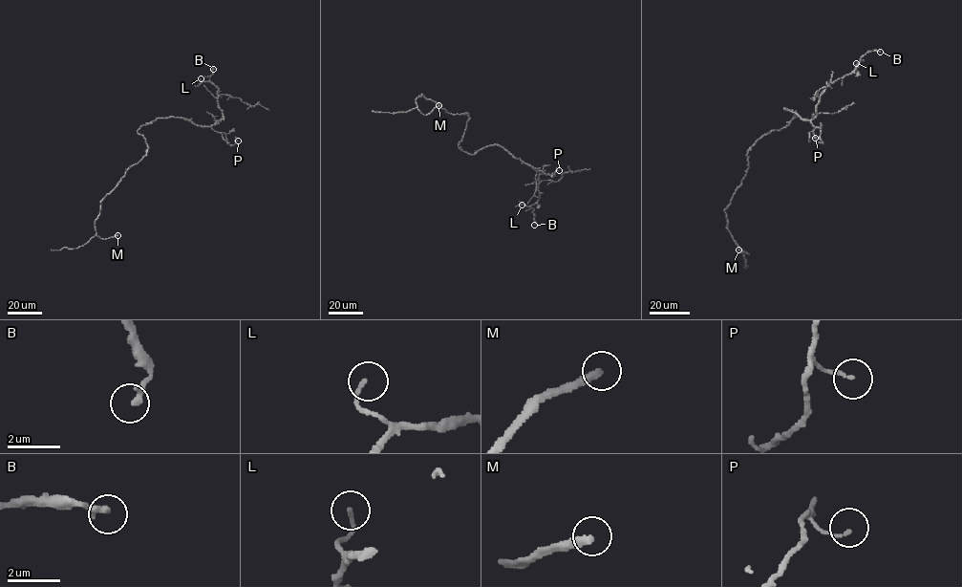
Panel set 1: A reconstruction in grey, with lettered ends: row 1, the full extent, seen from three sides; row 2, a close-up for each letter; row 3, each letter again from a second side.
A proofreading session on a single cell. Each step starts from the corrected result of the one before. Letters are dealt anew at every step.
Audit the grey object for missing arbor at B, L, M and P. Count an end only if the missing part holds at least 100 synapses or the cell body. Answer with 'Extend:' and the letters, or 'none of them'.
Extend: M

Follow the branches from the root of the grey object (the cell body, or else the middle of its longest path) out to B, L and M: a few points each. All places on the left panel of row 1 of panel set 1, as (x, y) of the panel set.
B: (138, 133), (141, 126), (167, 117), (203, 126), (219, 121), (219, 88), (209, 80), (213, 69)
L: (138, 133), (141, 126), (167, 117), (181, 117), (203, 126), (219, 121), (223, 113), (219, 88), (201, 78)
M: (138, 133), (145, 139), (146, 155), (127, 170), (101, 201), (95, 222), (96, 234), (100, 238), (117, 235)

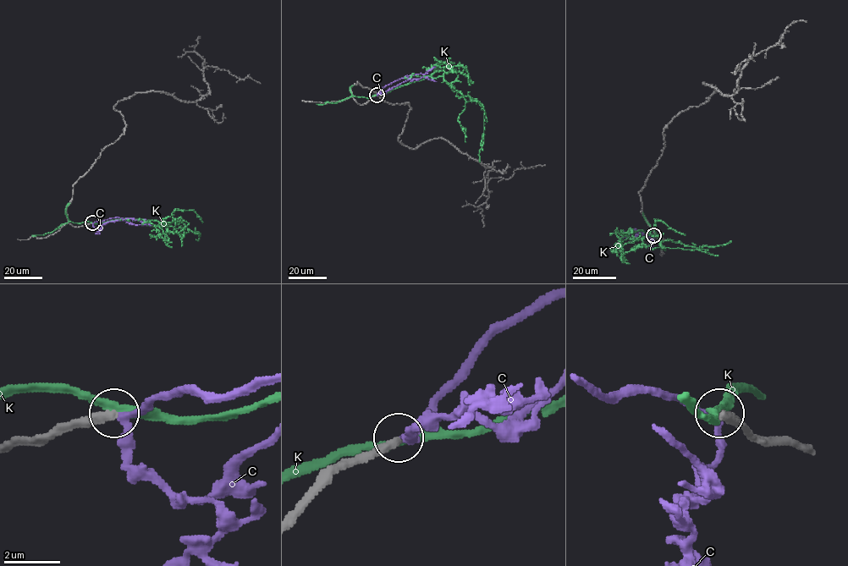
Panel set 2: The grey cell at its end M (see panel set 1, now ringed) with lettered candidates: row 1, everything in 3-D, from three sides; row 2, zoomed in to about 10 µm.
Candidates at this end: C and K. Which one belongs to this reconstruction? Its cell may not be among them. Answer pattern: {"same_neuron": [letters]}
{"same_neuron": ["C"]}

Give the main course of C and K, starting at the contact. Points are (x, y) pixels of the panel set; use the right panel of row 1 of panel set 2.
C: (653, 236), (652, 242), (647, 235), (636, 232), (633, 238), (638, 239)
K: (653, 235), (642, 230), (625, 235), (638, 240), (649, 233), (661, 235), (662, 247), (698, 250), (731, 241)

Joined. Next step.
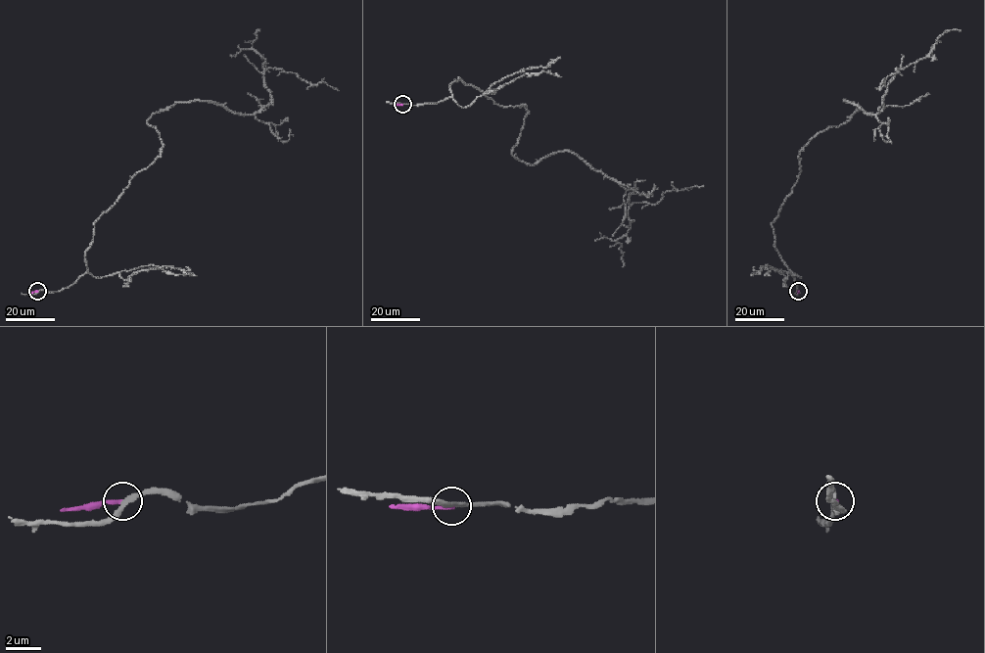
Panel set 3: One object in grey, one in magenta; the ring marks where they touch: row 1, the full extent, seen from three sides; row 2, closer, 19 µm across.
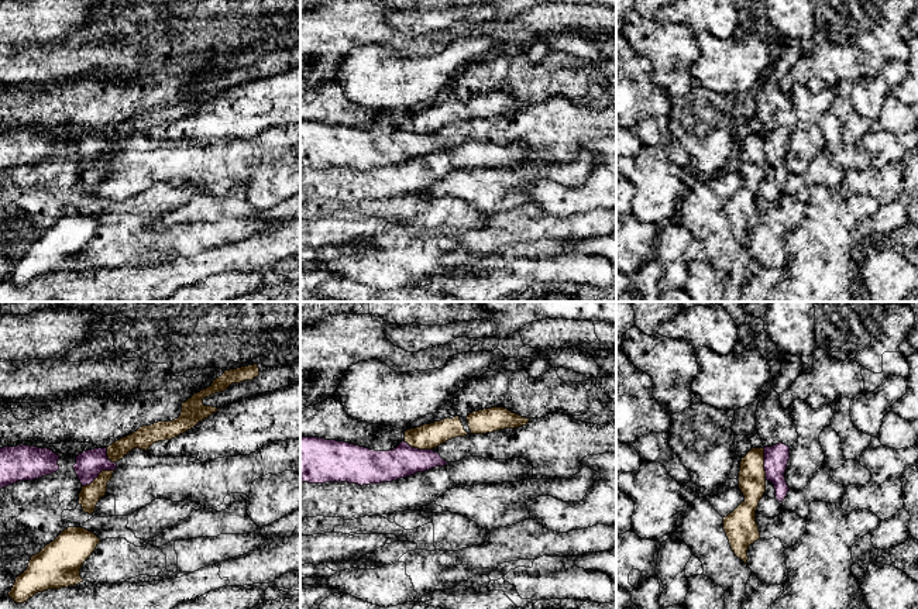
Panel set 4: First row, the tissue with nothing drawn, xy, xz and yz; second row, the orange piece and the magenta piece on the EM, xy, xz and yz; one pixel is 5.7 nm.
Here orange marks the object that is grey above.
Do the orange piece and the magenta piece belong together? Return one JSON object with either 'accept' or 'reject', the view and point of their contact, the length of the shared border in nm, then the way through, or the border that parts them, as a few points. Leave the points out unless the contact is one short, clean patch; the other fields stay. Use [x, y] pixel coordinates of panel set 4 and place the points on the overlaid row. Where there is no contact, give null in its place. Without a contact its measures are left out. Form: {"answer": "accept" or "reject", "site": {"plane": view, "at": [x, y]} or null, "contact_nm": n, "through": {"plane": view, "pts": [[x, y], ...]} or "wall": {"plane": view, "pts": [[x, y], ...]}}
{"answer": "reject", "site": {"plane": "xy", "at": [99, 475]}, "contact_nm": 200, "wall": {"plane": "xy", "pts": [[113, 470], [103, 470], [89, 484], [82, 487]]}}

